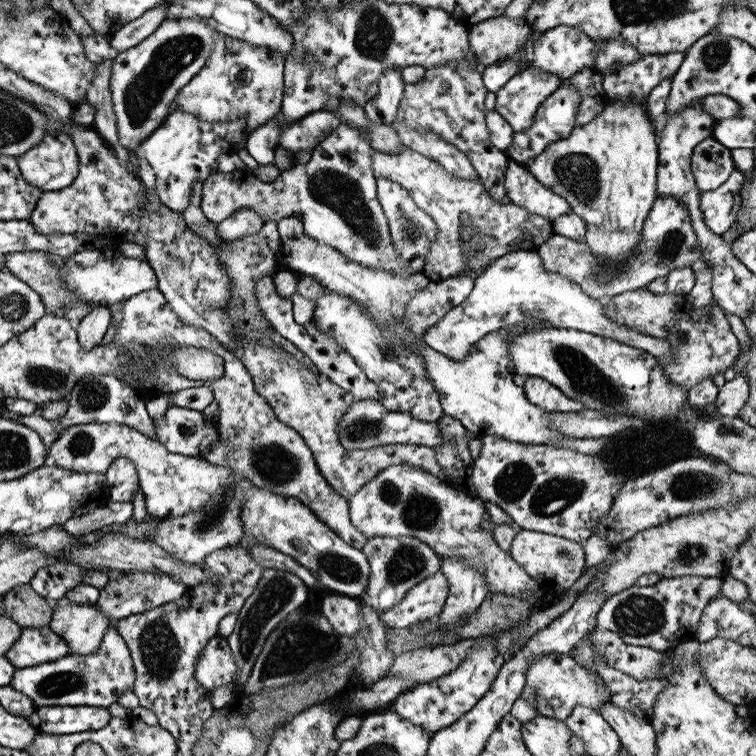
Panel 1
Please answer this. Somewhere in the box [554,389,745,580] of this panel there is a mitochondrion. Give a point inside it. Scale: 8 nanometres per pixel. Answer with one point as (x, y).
(693, 489)

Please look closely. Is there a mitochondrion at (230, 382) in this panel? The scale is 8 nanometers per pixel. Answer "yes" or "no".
no

